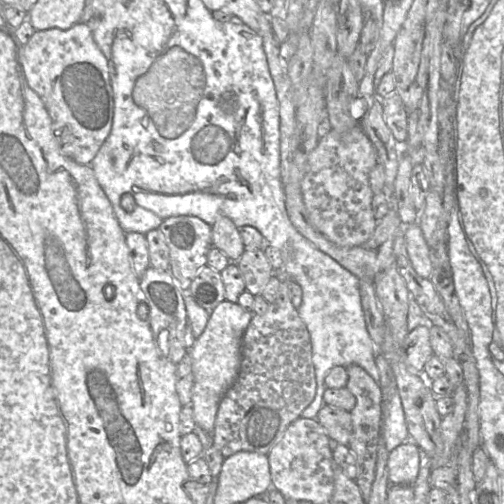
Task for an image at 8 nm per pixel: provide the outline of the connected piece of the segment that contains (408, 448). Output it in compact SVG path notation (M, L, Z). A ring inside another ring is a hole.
M402 444L389 452L387 473L389 483L413 484L420 470L421 449L417 444Z

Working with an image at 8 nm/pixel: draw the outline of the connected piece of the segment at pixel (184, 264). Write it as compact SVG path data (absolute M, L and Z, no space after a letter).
M180 215L163 219L158 228L164 235L169 248L169 273L182 290L188 290L198 272L207 265L212 244L212 227L196 216Z

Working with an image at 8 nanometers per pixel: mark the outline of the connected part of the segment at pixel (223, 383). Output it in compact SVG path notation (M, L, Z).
M225 300L210 313L207 325L199 338L194 339L188 323L185 345L189 348L193 372L191 407L196 424L209 434L214 429L221 399L238 377L242 338L254 315L239 304Z

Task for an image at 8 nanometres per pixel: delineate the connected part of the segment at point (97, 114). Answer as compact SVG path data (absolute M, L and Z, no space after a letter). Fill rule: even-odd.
M77 23L67 30L51 28L36 31L20 49L20 66L26 83L44 103L60 150L79 164L91 165L111 132L114 115L108 62L94 41L92 29L85 23Z

